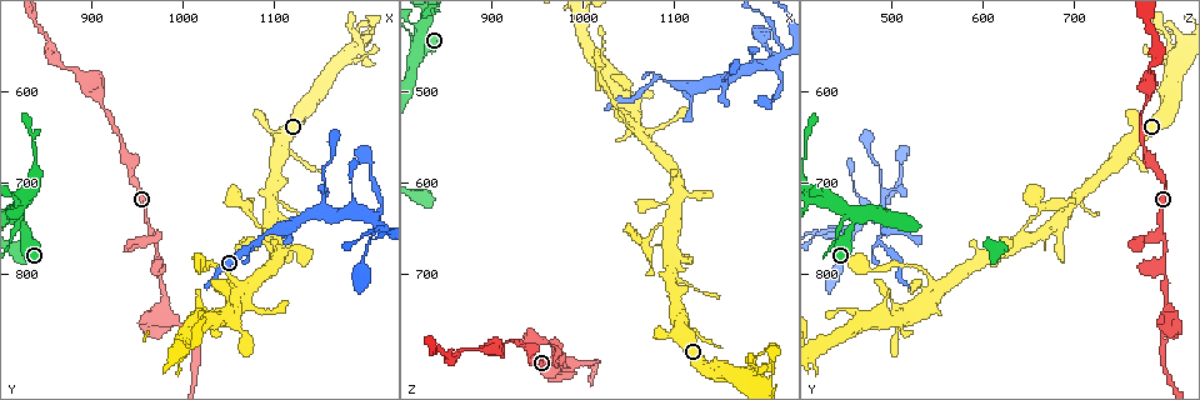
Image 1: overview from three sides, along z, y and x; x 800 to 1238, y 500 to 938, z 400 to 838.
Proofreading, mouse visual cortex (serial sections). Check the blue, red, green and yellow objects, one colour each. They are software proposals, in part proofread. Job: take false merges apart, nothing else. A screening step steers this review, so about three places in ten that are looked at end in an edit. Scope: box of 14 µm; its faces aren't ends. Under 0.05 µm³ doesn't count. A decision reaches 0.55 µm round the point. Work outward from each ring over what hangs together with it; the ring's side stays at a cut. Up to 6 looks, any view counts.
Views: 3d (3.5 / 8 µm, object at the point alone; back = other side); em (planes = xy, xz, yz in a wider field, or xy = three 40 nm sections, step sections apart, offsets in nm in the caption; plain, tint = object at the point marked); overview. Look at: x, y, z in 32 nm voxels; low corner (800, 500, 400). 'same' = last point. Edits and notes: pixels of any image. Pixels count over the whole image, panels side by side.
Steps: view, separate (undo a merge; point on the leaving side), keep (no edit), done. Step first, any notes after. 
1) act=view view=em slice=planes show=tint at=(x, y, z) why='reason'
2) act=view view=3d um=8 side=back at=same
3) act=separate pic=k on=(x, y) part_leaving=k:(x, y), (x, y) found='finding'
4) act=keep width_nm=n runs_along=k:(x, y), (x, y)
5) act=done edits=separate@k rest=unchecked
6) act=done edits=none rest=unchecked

act=view view=3d um=3.5 at=(960, 745, 795) why='three-way junction'

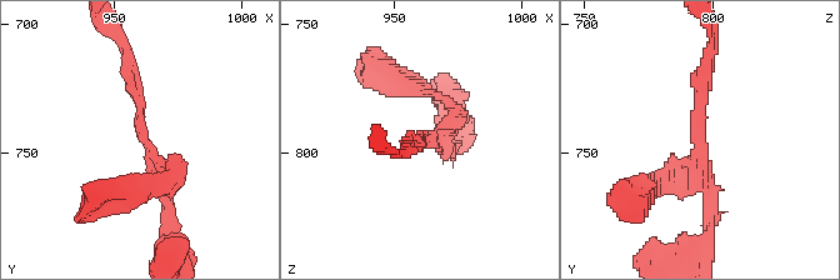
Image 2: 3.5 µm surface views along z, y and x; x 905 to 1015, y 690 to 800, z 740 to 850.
act=view view=em slice=xy step=1 show=tint at=(965, 748, 795) why='now the EM'

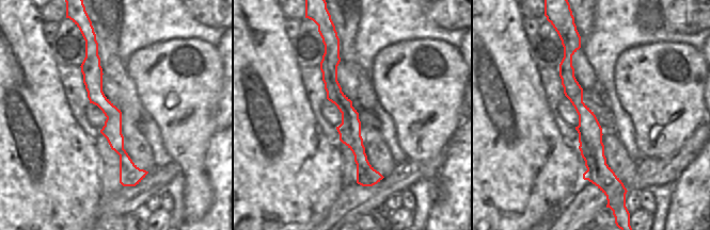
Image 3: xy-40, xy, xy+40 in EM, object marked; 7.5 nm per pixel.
act=keep runs_along=2:(128, 71), (170, 221) found='continuous, no second cell'

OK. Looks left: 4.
act=view view=3d um=3.5 side=back at=(980, 835, 805)

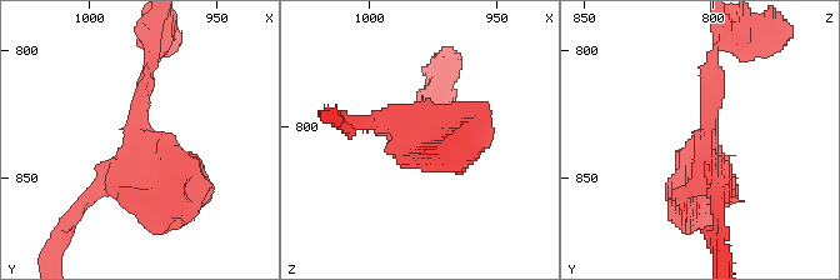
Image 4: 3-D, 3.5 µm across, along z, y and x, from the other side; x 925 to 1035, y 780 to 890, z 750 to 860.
act=view view=em slice=xy step=1 show=tint at=(981, 836, 803)

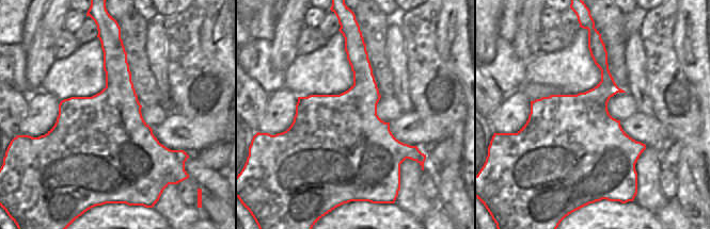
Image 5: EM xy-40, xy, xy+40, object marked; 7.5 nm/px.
act=keep width_nm=700 runs_along=4:(710, 64), (718, 94), (689, 209) found='all the same cell'

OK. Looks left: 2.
act=done edits=none rest=unchecked

